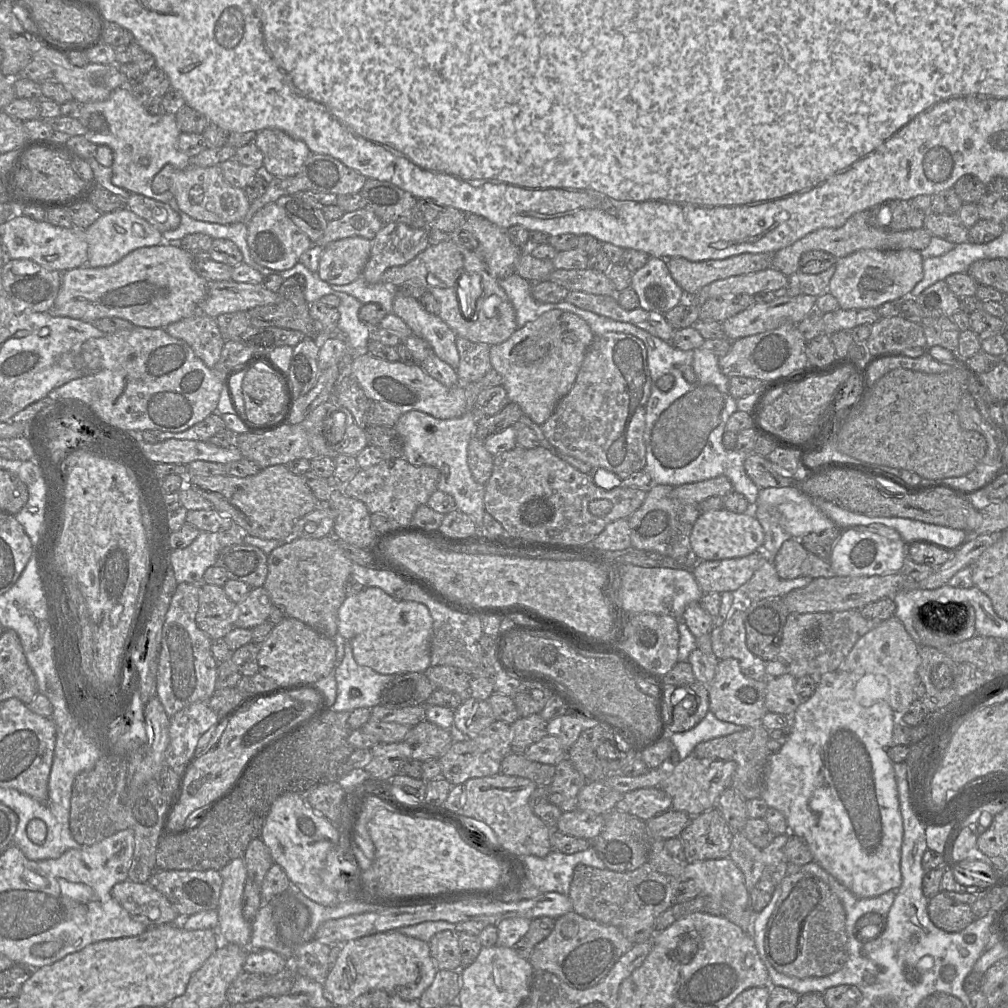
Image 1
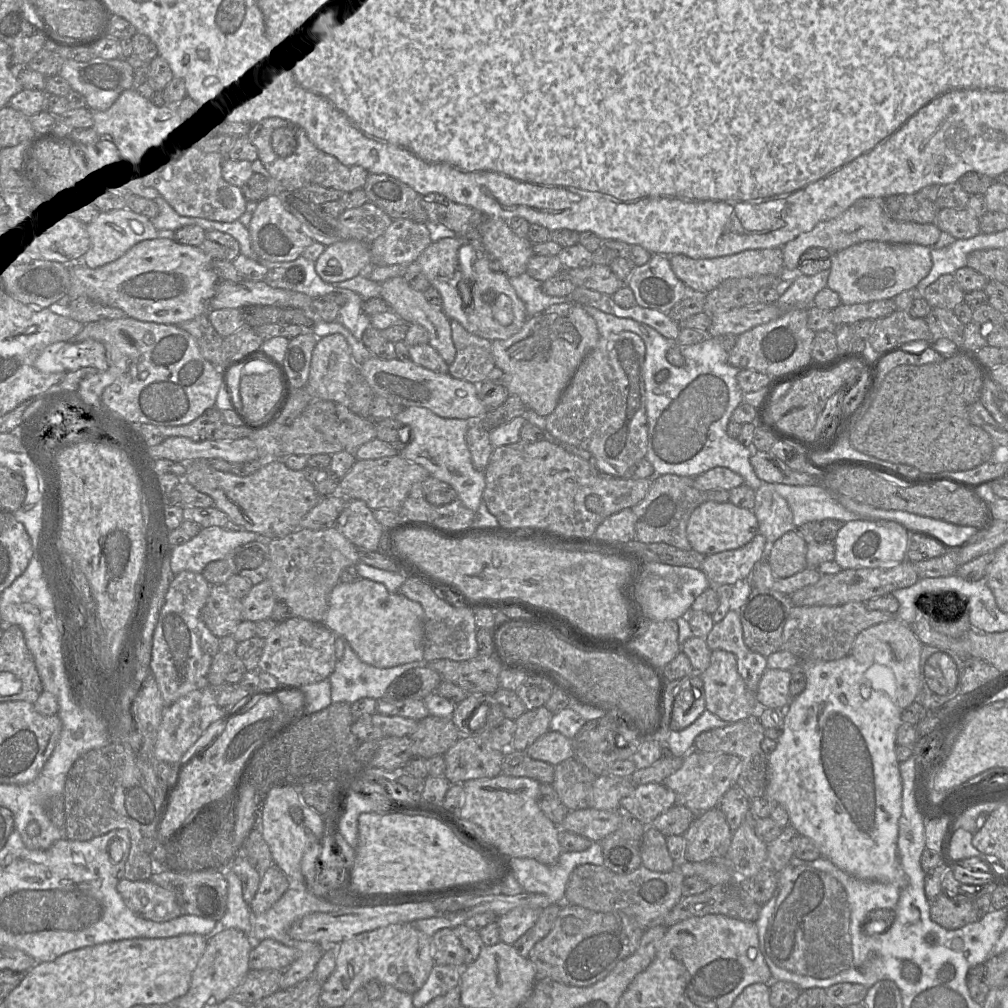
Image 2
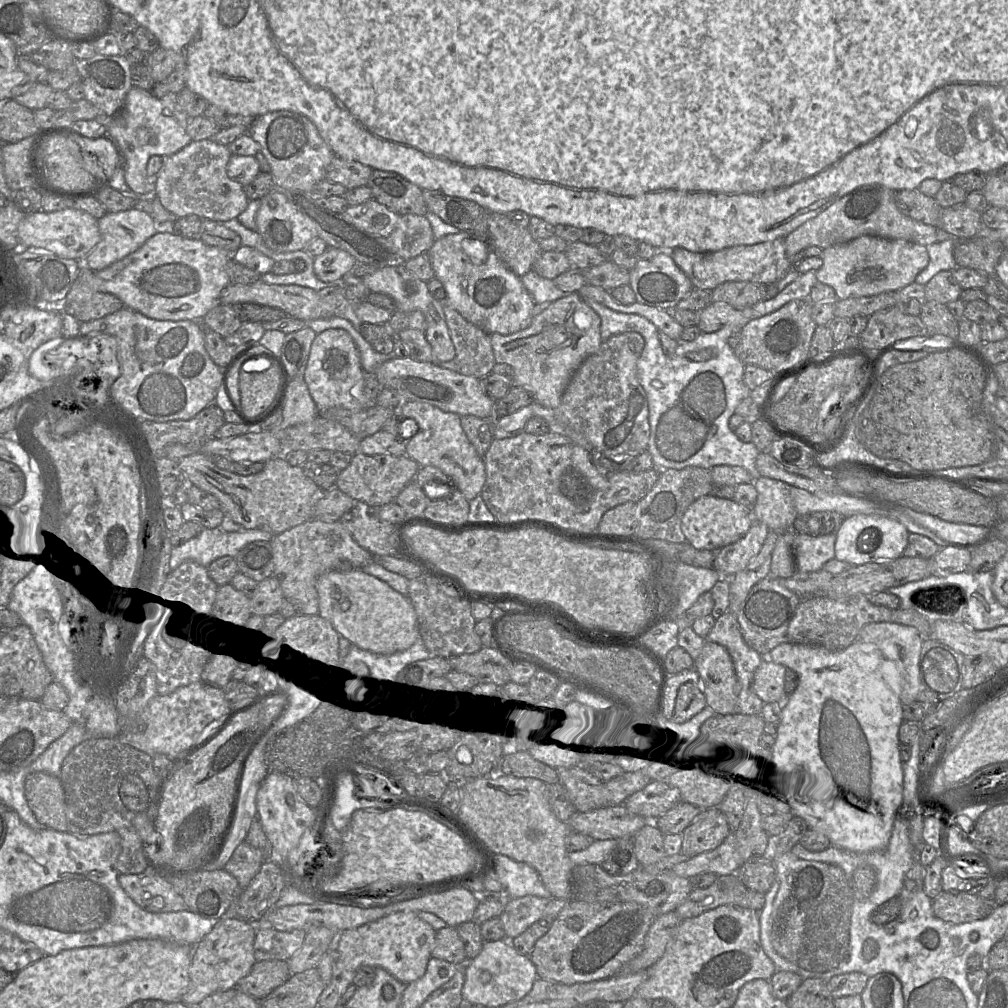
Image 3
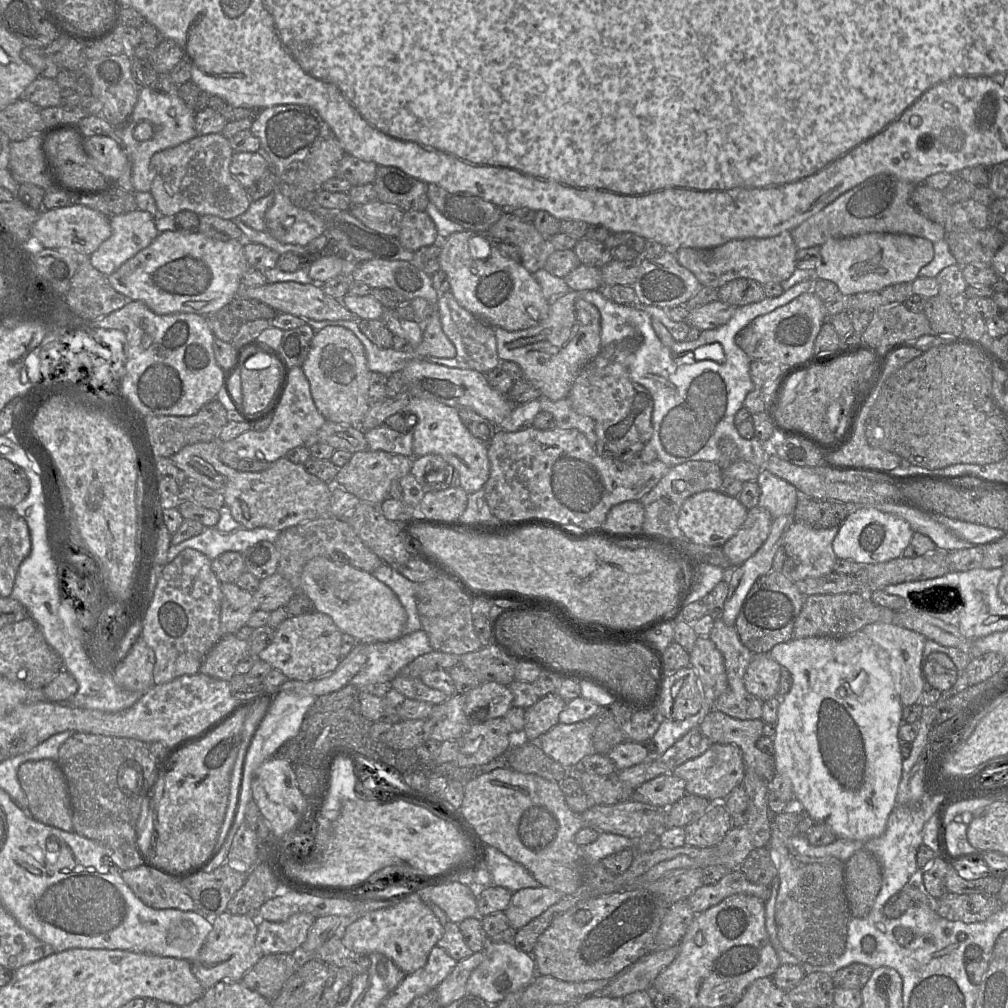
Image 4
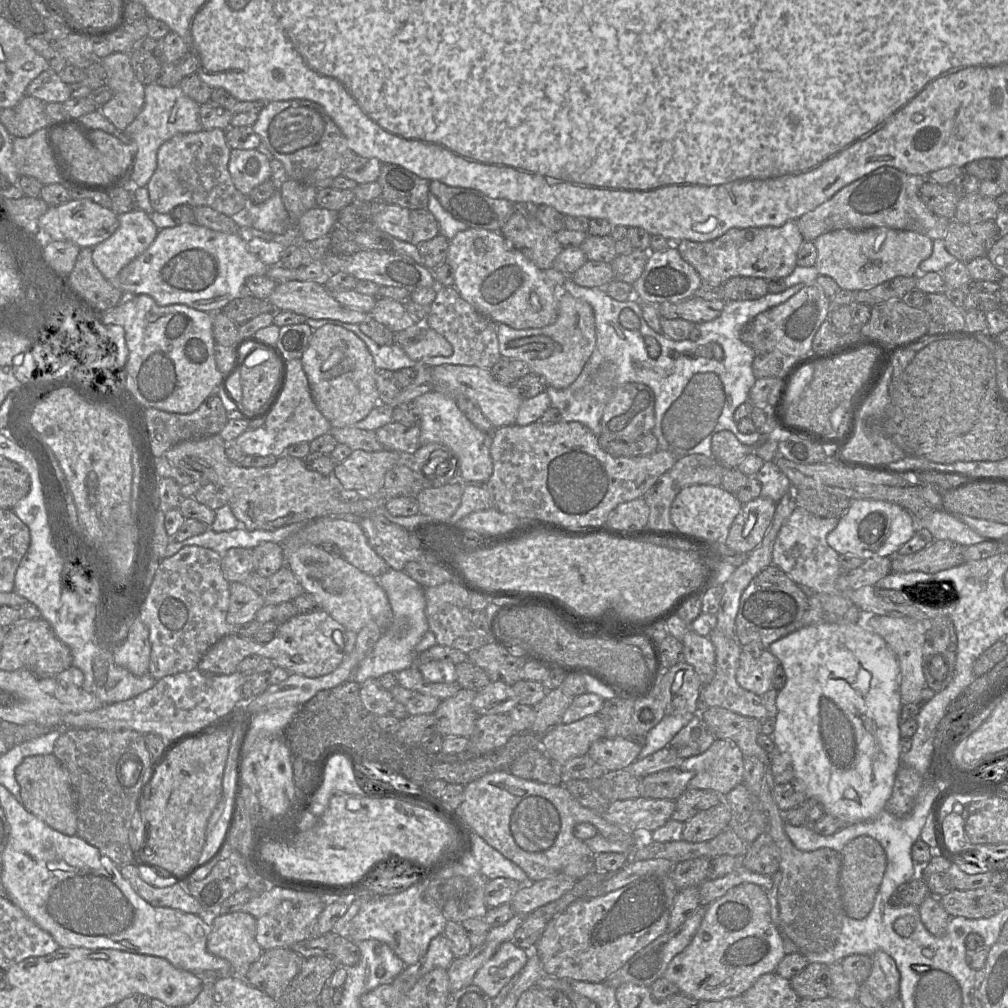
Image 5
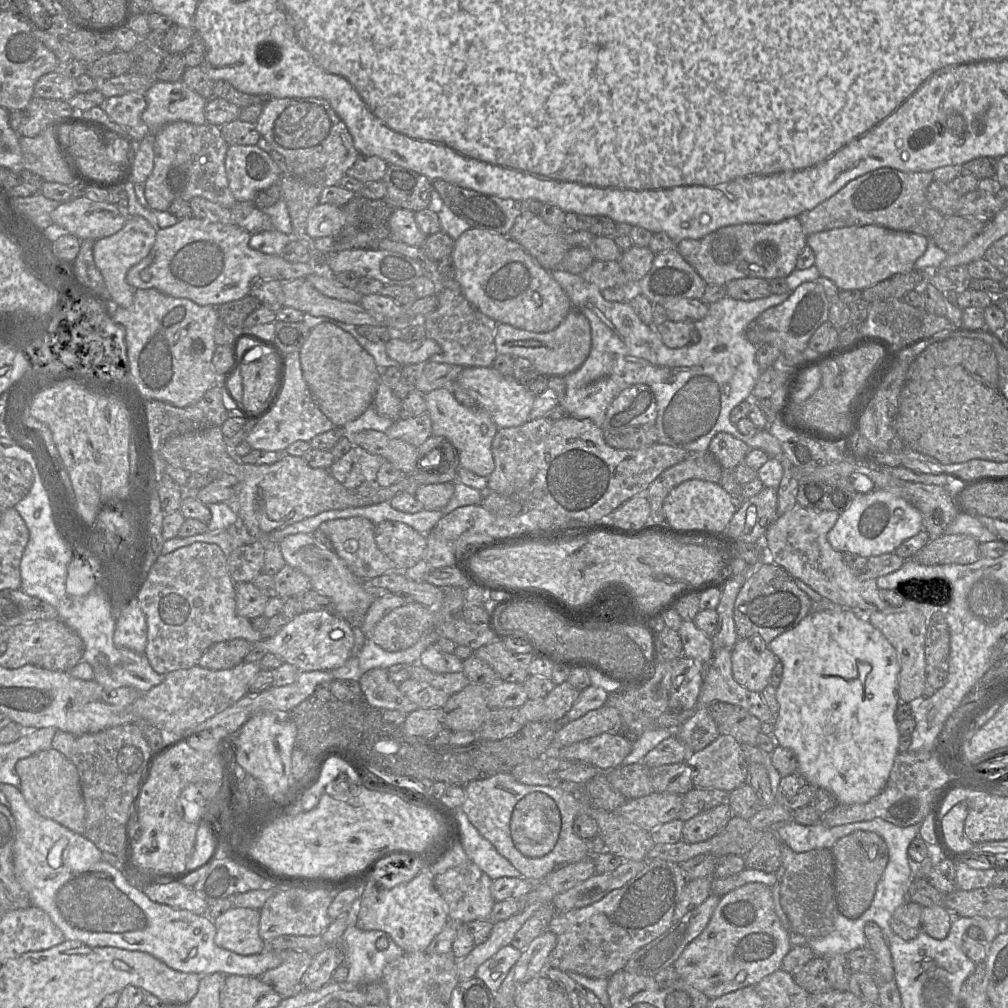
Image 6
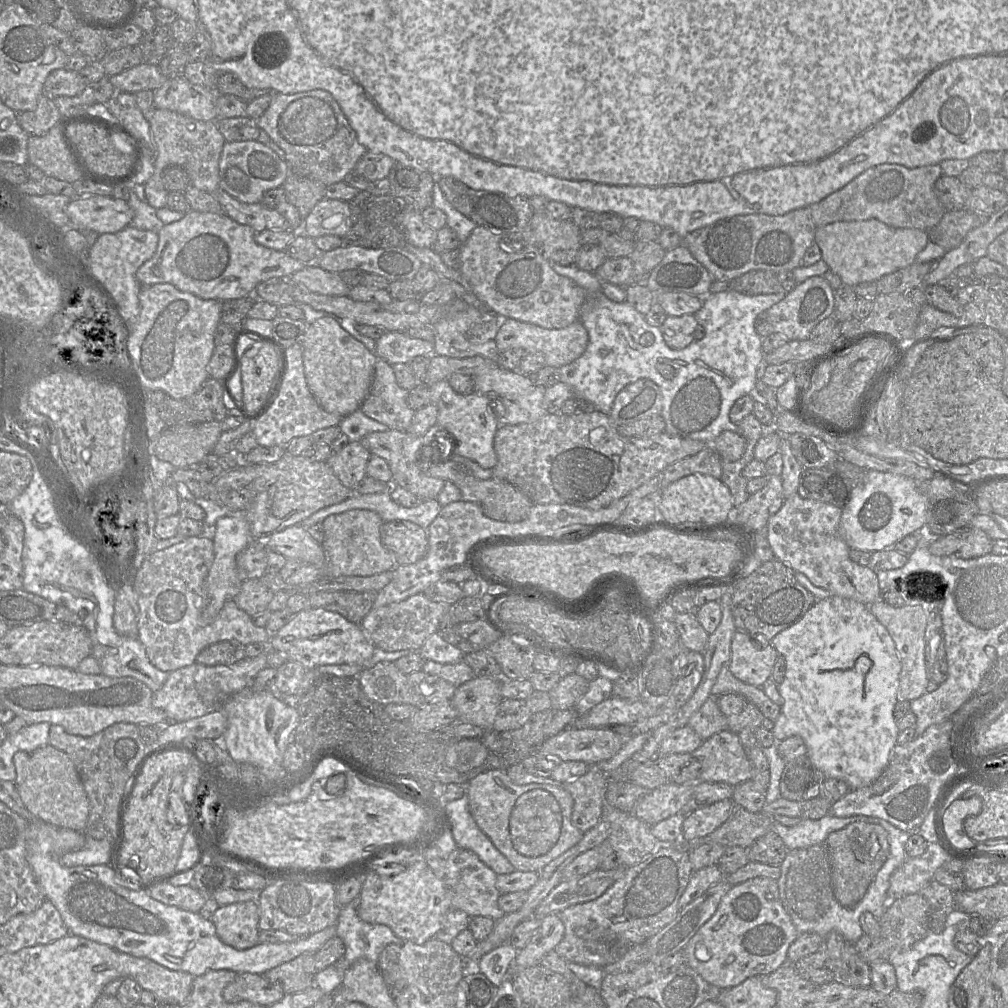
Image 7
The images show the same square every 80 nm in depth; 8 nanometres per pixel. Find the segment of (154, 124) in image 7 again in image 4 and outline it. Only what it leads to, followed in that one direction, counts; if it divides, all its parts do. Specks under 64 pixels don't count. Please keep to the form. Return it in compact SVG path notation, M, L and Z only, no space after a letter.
M222 133L198 135L176 147L155 153L149 163L149 170L154 173L150 193L158 213L174 217L180 211L189 210L199 216L239 219L252 201L247 190L230 173L233 154L229 139Z

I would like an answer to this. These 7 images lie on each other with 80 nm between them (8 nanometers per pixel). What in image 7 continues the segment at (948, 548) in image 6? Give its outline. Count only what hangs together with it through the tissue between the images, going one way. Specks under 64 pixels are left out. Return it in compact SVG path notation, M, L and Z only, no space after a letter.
M968 526L951 534L933 538L929 551L936 556L972 559L992 553L994 540L974 526Z

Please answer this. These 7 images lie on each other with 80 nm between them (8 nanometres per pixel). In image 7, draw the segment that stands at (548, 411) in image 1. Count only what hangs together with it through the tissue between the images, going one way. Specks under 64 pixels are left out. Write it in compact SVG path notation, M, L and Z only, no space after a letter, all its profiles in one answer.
M502 319L495 343L499 353L513 348L523 349L526 353L541 353L547 366L559 368L573 362L585 352L588 333L580 320L576 320L564 328L545 329L514 319Z

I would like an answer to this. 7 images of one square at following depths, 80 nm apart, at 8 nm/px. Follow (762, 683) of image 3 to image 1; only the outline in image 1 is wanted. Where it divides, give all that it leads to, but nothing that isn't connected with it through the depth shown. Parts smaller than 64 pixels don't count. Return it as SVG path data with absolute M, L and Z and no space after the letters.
M790 673L767 678L765 704L770 712L793 715L802 703L802 697L796 691L796 679Z

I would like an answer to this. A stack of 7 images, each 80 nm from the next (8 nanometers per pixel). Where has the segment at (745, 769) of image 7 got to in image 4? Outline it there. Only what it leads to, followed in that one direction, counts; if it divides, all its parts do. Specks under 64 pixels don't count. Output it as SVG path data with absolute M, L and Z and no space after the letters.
M712 744L702 755L679 765L672 774L685 781L686 793L706 798L711 803L722 802L735 787L742 785L743 754L734 744Z

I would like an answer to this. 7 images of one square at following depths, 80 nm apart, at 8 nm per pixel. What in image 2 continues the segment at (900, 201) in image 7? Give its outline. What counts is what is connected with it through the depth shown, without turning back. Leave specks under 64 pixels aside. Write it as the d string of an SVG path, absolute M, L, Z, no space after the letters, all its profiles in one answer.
M862 198L838 217L819 222L810 231L801 233L783 245L781 249L784 269L788 273L796 273L801 255L812 247L825 248L831 254L864 241L911 243L932 247L940 234L941 230L933 223L902 222L890 218L884 212L884 198Z

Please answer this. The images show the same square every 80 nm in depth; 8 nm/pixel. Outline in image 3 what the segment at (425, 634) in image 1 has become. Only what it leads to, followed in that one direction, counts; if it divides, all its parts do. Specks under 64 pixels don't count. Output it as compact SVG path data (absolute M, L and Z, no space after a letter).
M354 569L350 572L339 572L336 570L328 571L321 576L318 577L316 581L316 589L319 598L319 613L321 617L327 619L334 629L339 633L339 635L348 639L352 645L355 645L363 650L370 651L375 654L381 655L390 655L396 652L401 652L410 648L420 637L419 631L419 624L417 619L417 614L414 609L412 602L410 601L408 596L403 596L402 594L398 593L394 589L392 589L386 582L365 573L362 569Z

